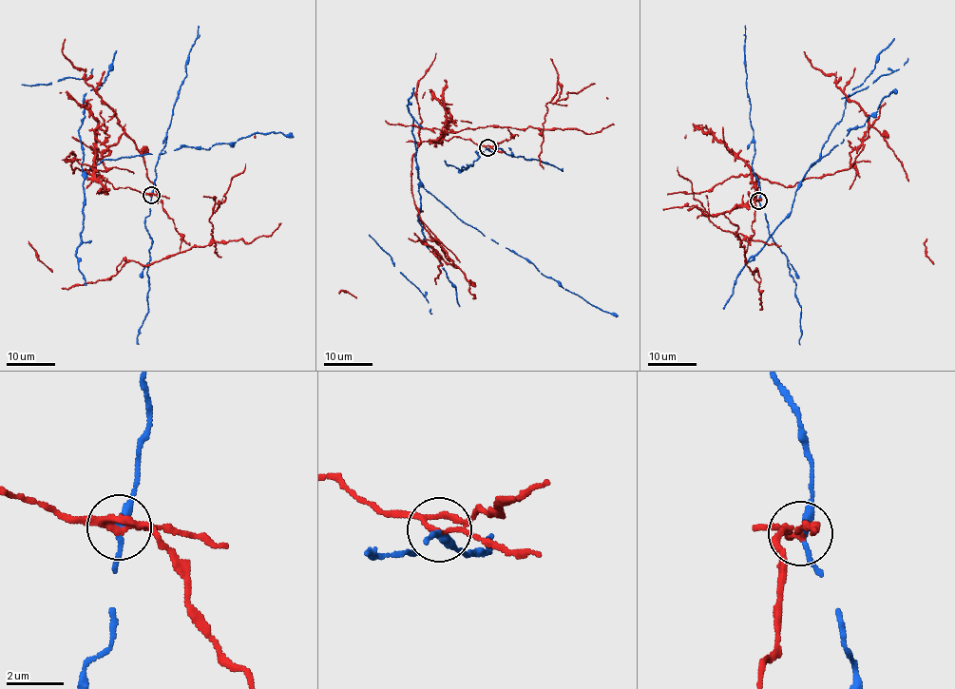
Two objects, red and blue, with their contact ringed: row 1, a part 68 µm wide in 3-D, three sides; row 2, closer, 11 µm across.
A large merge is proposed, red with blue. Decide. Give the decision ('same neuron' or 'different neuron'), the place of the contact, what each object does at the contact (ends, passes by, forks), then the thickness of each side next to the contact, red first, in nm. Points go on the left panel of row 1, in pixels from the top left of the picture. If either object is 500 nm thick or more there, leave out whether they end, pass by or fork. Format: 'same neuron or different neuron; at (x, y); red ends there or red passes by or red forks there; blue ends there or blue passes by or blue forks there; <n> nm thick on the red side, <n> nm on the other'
different neuron; at (151, 195); red forks there; blue passes by; 170 nm thick on the red side, 240 nm on the other

